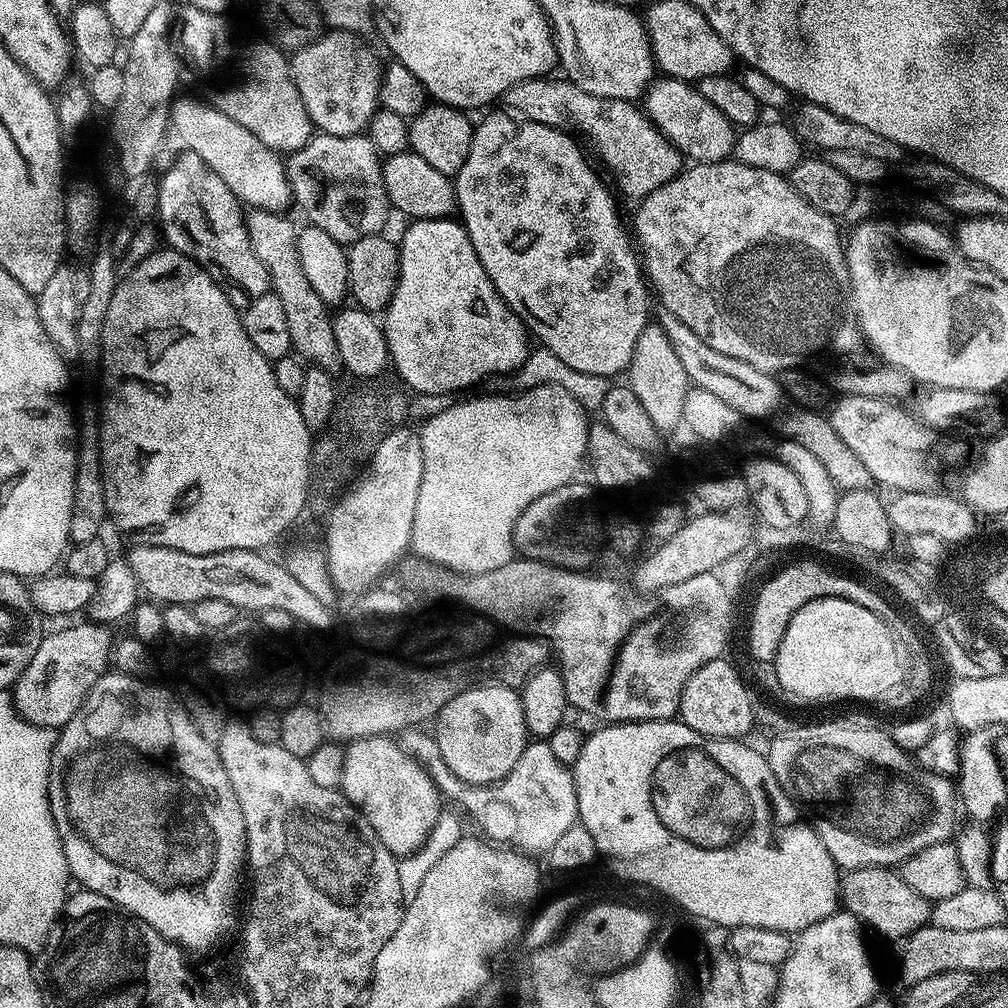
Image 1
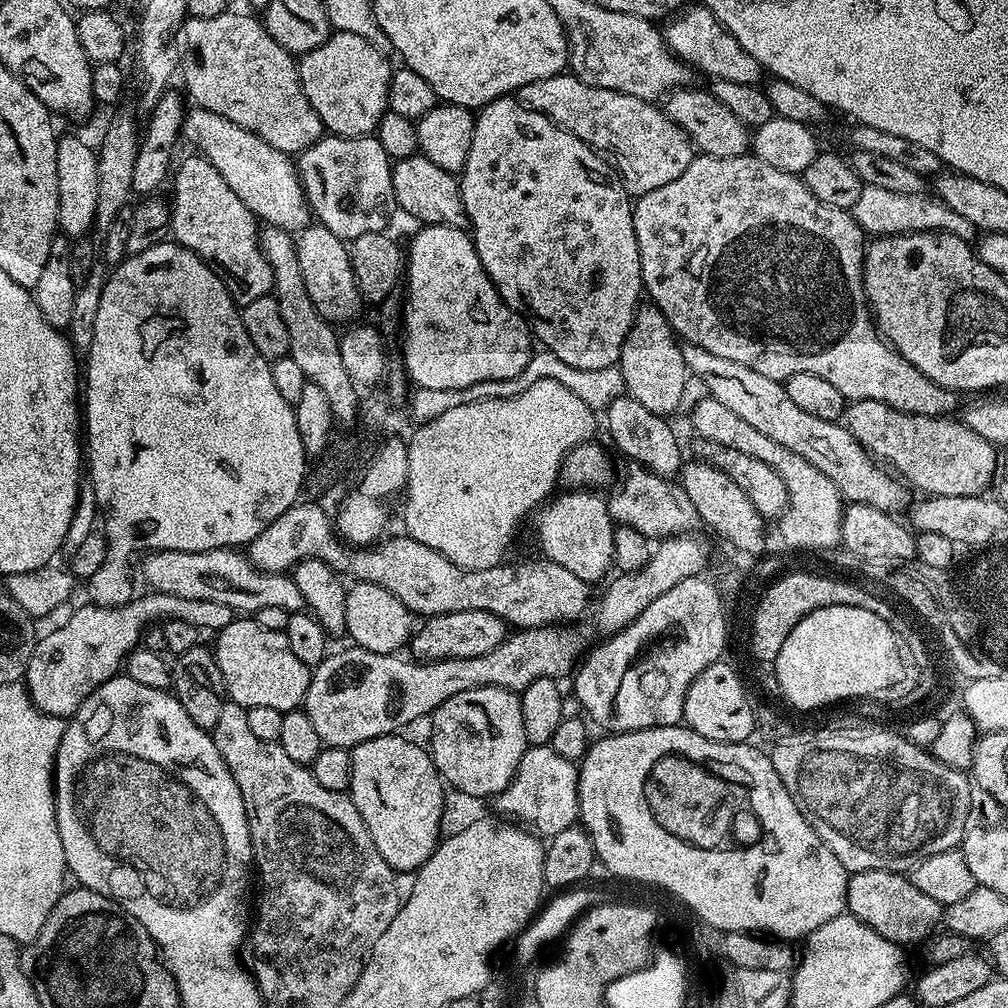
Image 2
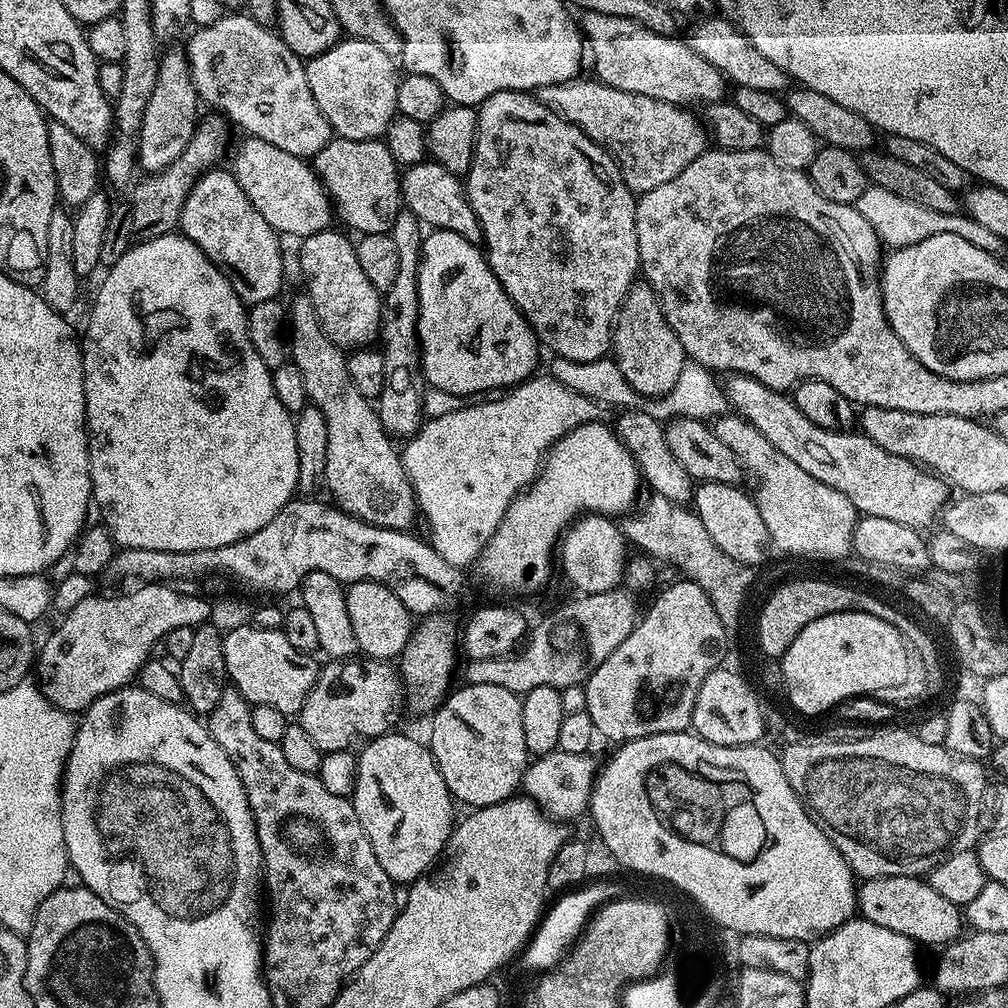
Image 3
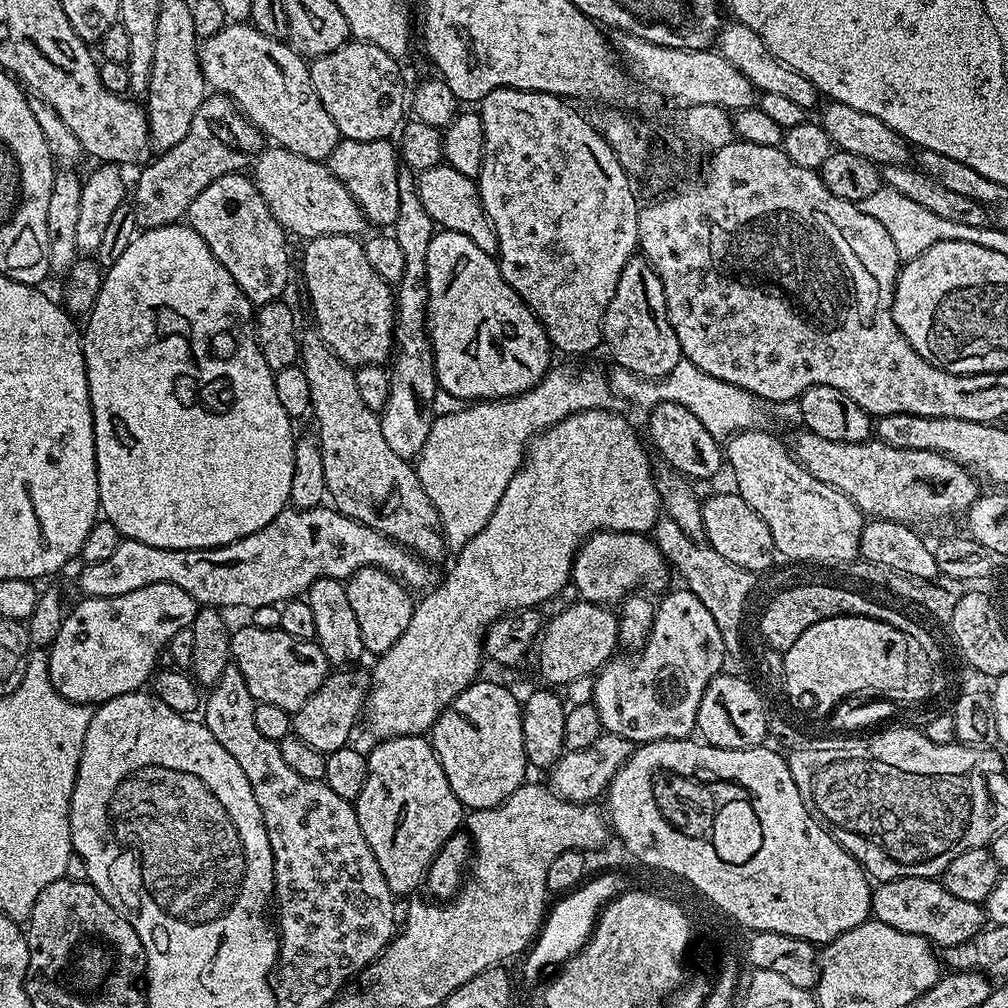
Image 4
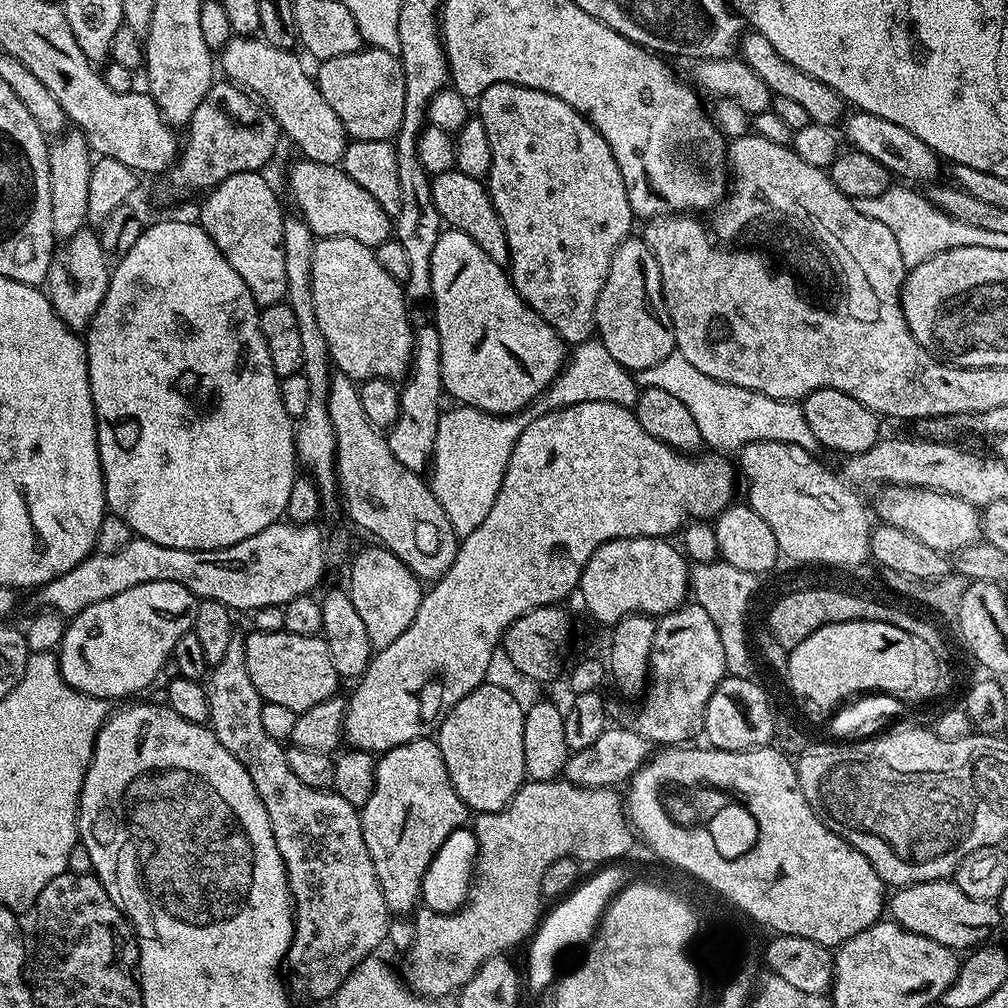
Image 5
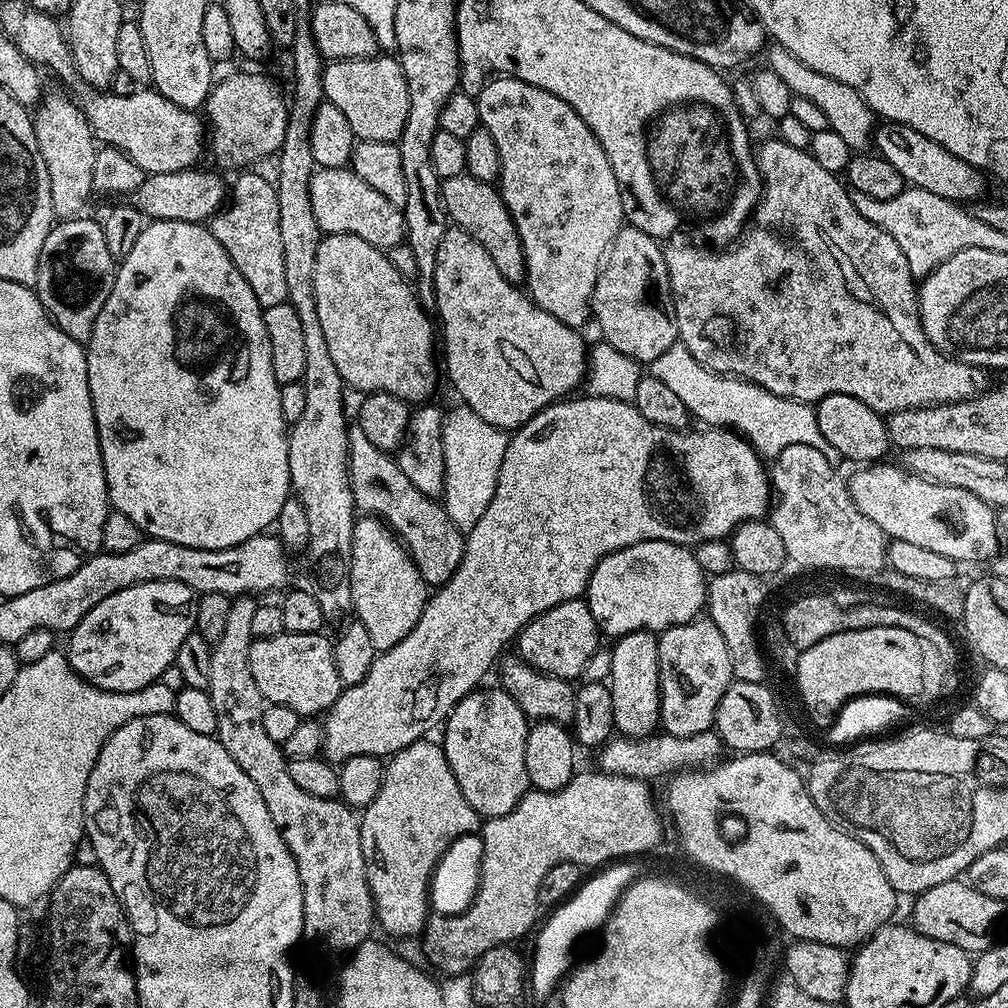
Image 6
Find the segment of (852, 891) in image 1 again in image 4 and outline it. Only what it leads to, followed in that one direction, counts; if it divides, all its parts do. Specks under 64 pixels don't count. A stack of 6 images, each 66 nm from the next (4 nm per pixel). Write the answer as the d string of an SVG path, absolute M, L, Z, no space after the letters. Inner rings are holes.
M903 876L877 883L872 889L872 916L886 926L894 926L894 930L918 934L944 950L966 943L986 924L981 905L954 898L939 879L930 876Z

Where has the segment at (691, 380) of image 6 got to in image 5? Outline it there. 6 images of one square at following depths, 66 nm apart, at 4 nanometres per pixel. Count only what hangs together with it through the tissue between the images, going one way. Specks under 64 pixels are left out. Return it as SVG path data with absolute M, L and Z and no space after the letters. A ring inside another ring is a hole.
M679 354L667 356L649 368L639 369L635 377L641 389L667 390L674 394L674 398L681 400L686 405L686 410L690 410L694 422L698 422L704 444L717 453L728 454L724 452L763 440L797 444L809 450L817 447L814 434L806 423L804 409L799 403L775 400L761 392L710 378Z

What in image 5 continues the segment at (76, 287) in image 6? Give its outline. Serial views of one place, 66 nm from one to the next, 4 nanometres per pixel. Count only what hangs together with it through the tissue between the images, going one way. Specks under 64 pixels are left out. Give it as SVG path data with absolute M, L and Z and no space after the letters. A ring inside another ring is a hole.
M91 230L76 232L53 251L48 267L46 295L66 327L84 330L106 298L109 279L110 261L102 250L99 235Z

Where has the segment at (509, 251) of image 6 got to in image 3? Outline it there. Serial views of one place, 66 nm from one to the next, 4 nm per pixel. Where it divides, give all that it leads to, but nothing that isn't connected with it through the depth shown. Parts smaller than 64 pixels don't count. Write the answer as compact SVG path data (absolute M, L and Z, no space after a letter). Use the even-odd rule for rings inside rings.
M428 158L423 164L404 168L400 182L400 195L403 207L416 215L421 225L432 230L453 232L462 238L466 238L474 245L479 245L483 241L484 235L480 229L480 223L470 206L461 177L455 176L453 172L446 171L435 160Z

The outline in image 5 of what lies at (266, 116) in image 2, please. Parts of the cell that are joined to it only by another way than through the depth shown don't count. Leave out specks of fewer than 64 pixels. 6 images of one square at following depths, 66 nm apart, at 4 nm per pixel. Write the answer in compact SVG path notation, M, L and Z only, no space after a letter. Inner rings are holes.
M236 34L225 48L219 49L218 64L224 67L228 75L225 77L231 83L262 101L265 109L272 113L281 133L296 143L303 159L339 165L350 143L348 131L342 126L342 118L338 118L330 102L322 98L320 88L311 75L303 76L296 68L288 72L288 56L289 49L270 46L263 38Z

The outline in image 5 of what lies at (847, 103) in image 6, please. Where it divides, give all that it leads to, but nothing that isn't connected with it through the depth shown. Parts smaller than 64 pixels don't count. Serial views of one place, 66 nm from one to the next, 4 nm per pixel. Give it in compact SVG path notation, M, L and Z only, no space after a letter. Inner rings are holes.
M749 31L741 39L738 45L738 56L746 62L746 66L750 66L750 70L754 70L754 74L758 74L766 82L773 97L781 96L799 102L810 114L814 124L832 126L845 119L846 102L843 98L830 86L826 86L826 82L818 82L818 78L810 78L810 74L798 70L798 66L786 62L786 58L782 58L782 54L778 54L778 50L774 50L774 46L770 46L770 42L766 42L766 38L760 32Z

